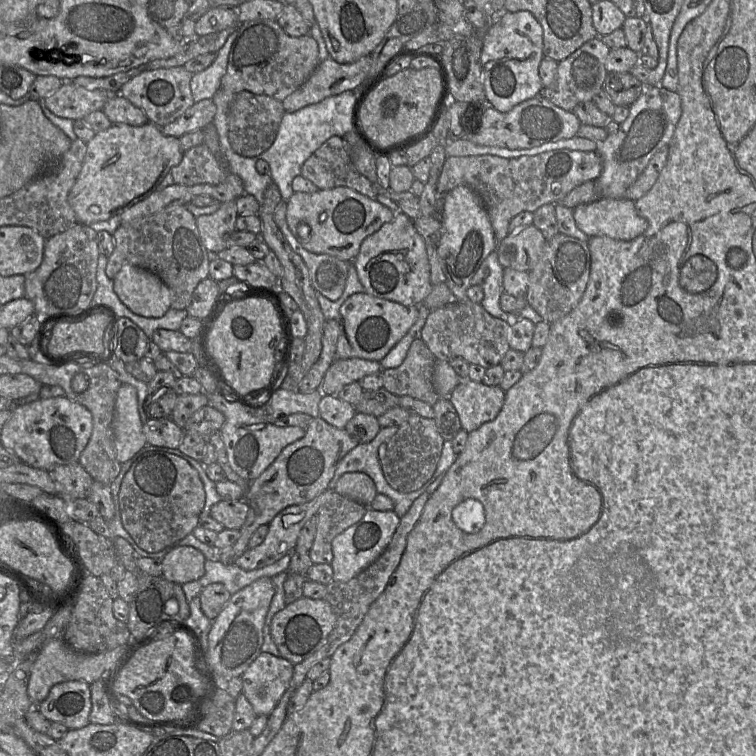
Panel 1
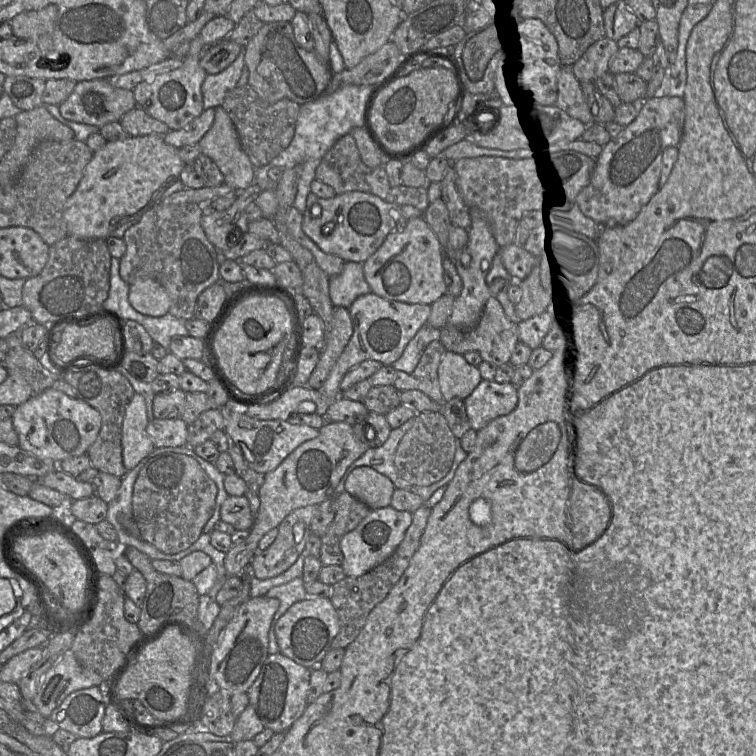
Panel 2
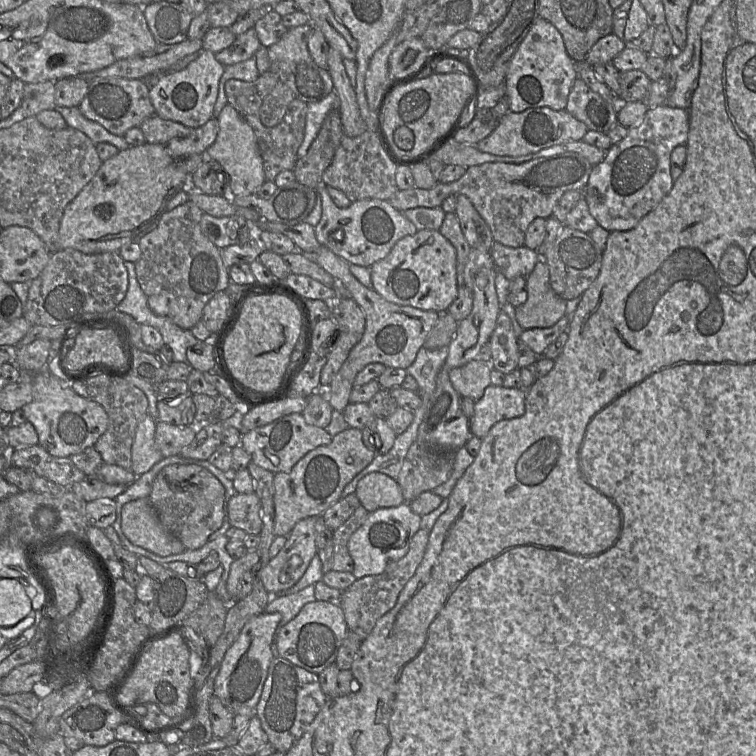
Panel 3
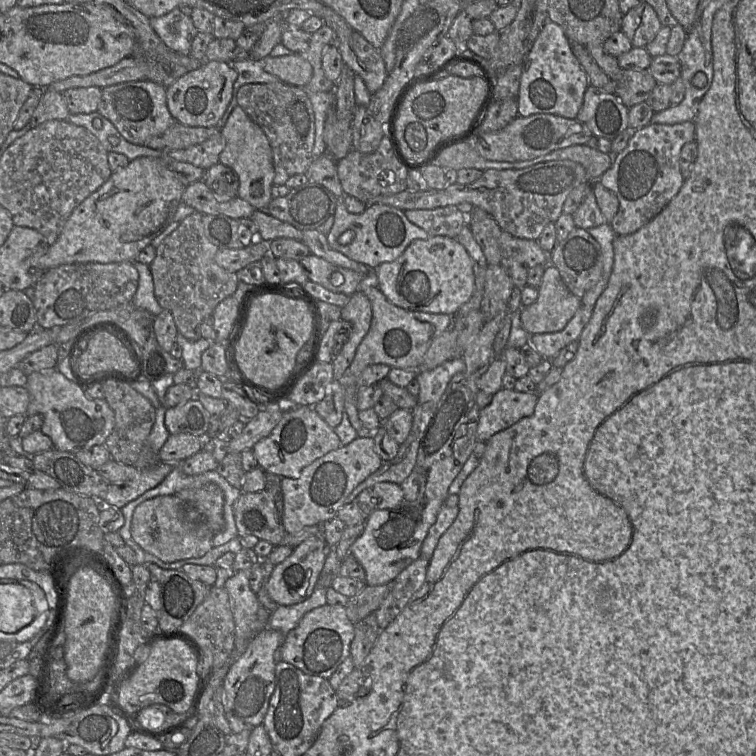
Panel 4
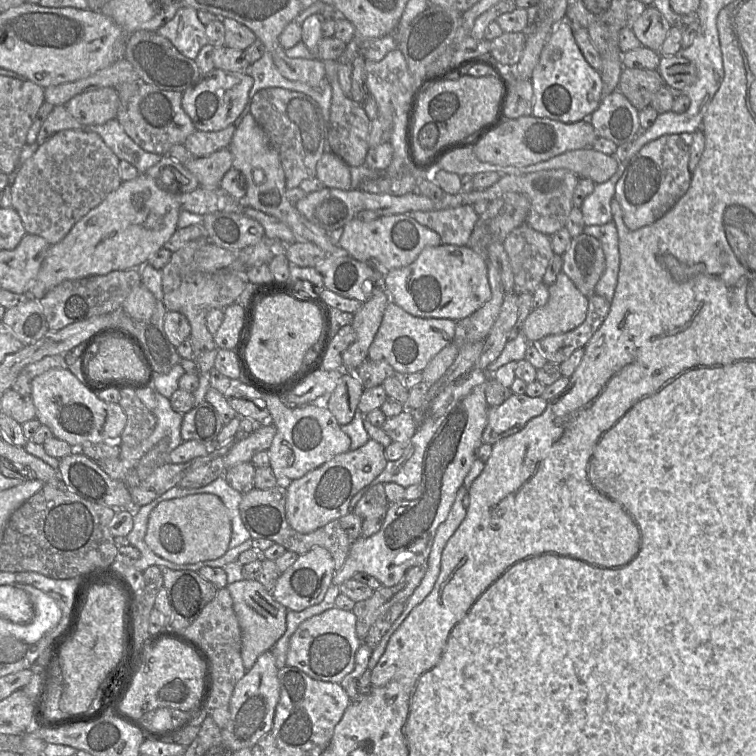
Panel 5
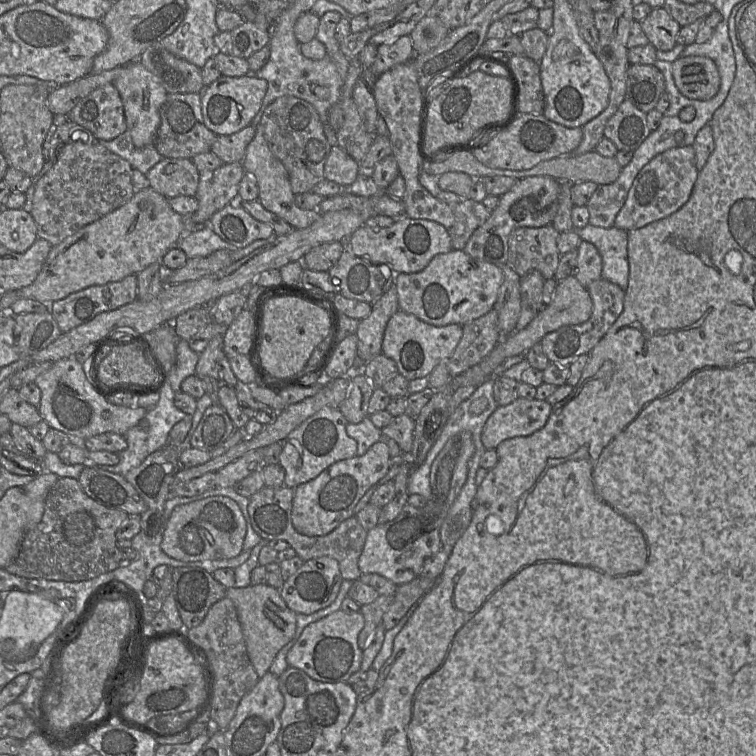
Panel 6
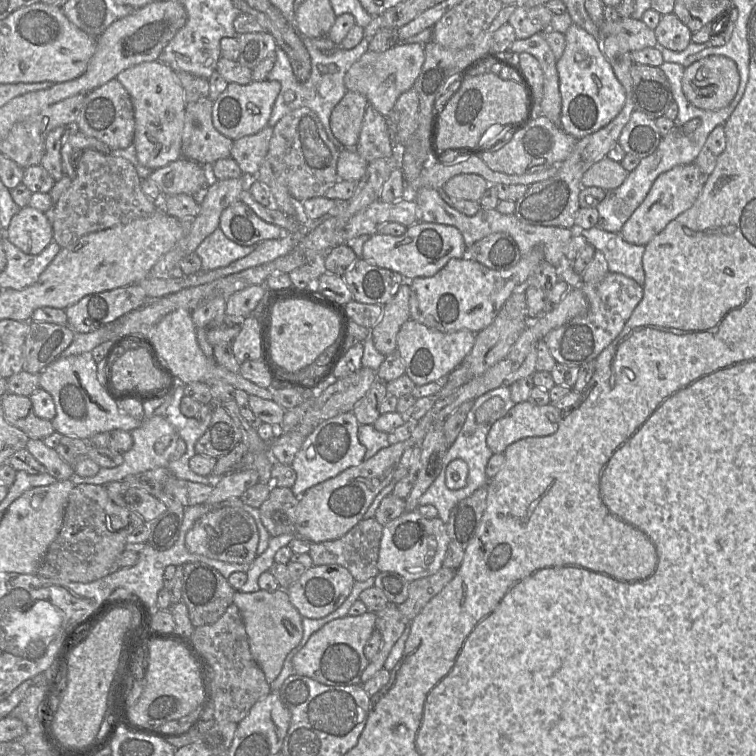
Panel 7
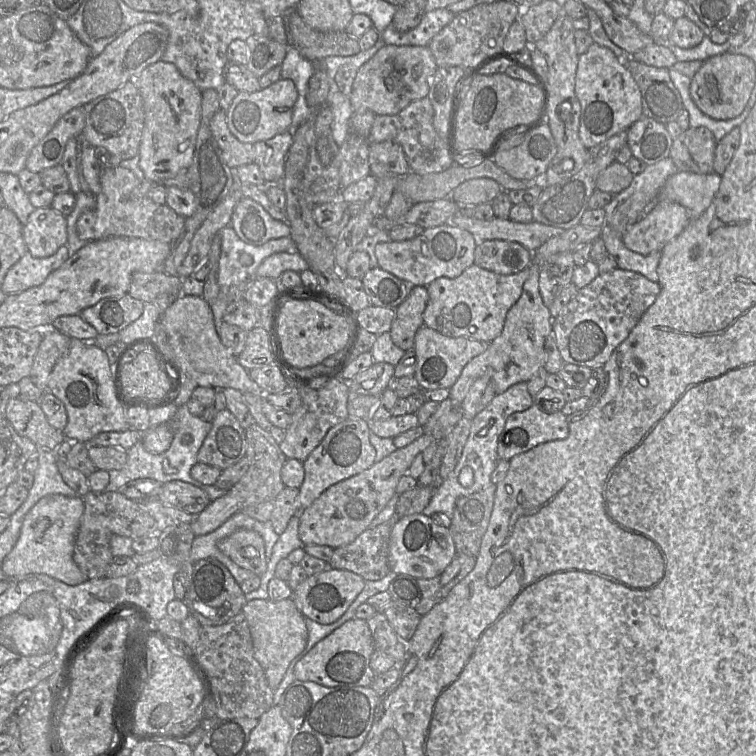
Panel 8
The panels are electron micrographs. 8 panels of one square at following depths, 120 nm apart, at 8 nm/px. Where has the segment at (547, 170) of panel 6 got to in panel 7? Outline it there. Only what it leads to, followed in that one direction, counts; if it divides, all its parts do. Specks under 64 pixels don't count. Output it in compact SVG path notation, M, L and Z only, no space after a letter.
M605 157L584 173L581 182L583 187L599 187L608 191L618 188L628 174L620 163Z

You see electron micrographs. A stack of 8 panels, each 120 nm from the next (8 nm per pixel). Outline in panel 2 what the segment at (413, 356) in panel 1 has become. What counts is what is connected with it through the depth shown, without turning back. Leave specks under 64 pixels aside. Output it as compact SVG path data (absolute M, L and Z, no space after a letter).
M439 340L432 341L424 350L412 373L396 371L393 386L399 391L419 390L433 401L443 404L438 380L438 367L446 352Z

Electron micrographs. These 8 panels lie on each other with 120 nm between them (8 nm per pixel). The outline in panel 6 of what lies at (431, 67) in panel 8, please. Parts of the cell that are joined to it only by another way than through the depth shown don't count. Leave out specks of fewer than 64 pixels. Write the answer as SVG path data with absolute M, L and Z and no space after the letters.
M401 36L391 44L383 43L377 46L377 56L372 65L372 72L377 79L394 66L413 60L414 56L411 37Z

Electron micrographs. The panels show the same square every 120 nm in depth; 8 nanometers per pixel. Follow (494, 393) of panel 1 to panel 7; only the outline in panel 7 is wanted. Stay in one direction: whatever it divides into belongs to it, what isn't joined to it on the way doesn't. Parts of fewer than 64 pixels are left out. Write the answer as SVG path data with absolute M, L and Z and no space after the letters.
M528 402L516 403L502 418L491 426L486 442L495 454L503 454L506 448L526 437L541 437L554 434L559 426L560 410L552 404L538 406Z

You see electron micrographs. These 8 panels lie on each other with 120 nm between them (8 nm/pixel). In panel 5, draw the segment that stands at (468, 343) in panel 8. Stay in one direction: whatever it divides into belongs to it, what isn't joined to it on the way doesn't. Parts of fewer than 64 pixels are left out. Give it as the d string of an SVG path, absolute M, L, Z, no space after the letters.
M390 301L385 309L381 325L369 347L368 360L385 361L393 367L396 374L422 372L444 347L453 342L455 327L454 320L416 317Z

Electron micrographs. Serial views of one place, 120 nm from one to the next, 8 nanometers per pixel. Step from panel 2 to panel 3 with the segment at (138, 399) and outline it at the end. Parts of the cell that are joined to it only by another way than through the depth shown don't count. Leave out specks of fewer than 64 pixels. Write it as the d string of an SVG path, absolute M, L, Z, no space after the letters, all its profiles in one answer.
M148 414L137 426L131 447L131 471L140 476L148 472L162 458L155 444L156 421Z

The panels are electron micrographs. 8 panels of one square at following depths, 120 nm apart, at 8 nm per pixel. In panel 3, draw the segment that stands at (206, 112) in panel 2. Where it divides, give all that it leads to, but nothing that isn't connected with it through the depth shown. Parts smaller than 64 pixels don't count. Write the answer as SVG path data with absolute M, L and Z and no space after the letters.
M212 117L204 125L196 128L188 137L170 140L166 144L167 151L174 158L191 154L204 154L216 140L218 131L218 120Z

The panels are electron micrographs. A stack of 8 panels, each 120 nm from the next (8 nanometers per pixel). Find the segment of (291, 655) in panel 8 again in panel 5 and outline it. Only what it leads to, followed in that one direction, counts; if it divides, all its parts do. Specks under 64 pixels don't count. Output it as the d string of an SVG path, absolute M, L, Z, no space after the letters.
M257 580L237 581L226 586L241 629L241 658L246 670L250 670L257 658L270 651L286 630L287 609L278 603Z

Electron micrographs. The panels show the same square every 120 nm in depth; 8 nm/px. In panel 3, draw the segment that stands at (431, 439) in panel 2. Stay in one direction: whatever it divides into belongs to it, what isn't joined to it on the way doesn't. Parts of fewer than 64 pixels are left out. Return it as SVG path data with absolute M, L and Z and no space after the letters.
M414 442L397 478L405 502L411 502L421 493L432 491L445 482L451 475L454 457L455 452L442 452Z

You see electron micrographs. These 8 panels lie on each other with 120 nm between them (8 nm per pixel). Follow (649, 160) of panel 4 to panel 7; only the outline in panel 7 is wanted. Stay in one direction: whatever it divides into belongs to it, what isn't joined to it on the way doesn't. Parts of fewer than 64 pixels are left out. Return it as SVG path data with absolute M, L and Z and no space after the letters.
M695 163L675 166L662 173L653 183L641 205L623 225L619 232L622 238L630 244L647 245L671 221L694 204L702 189L704 177L707 176L703 174Z

